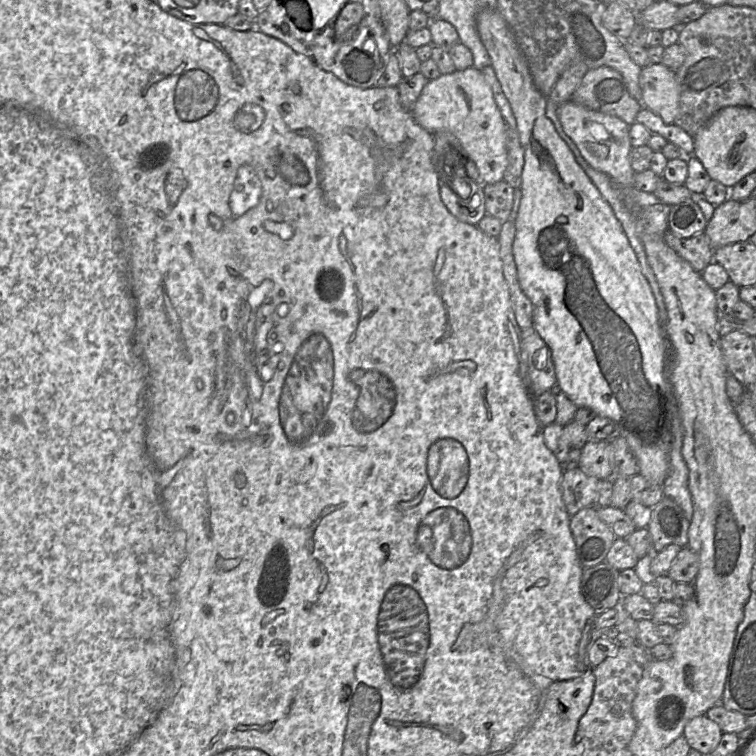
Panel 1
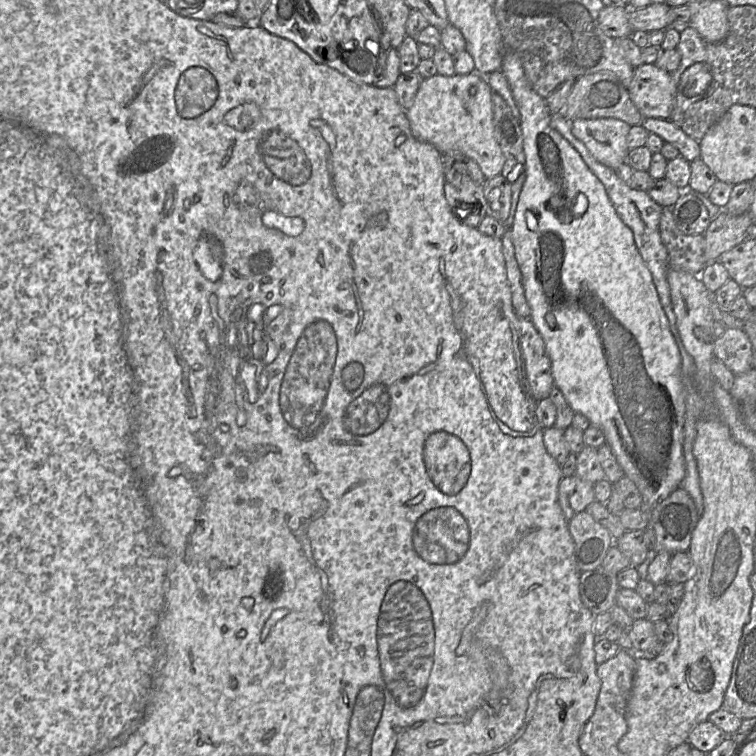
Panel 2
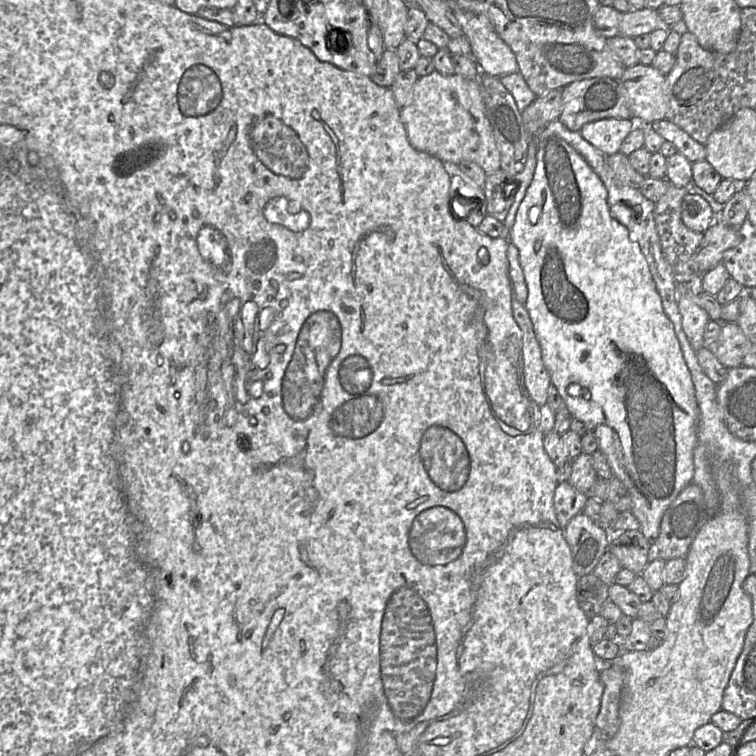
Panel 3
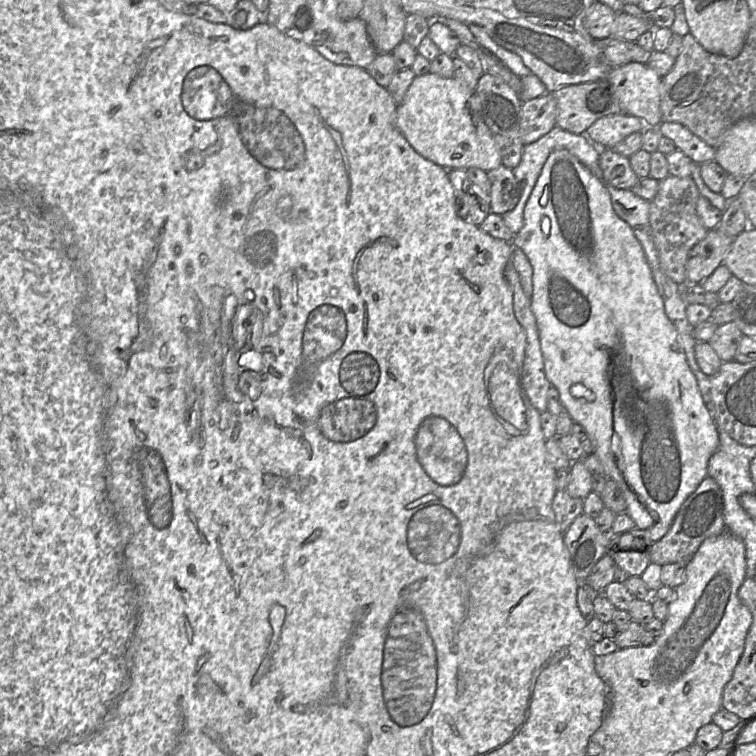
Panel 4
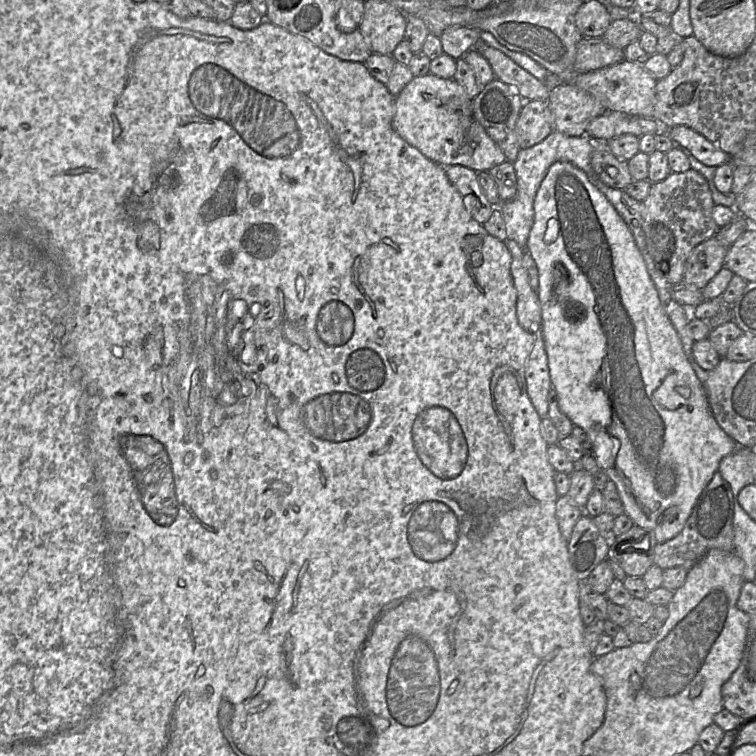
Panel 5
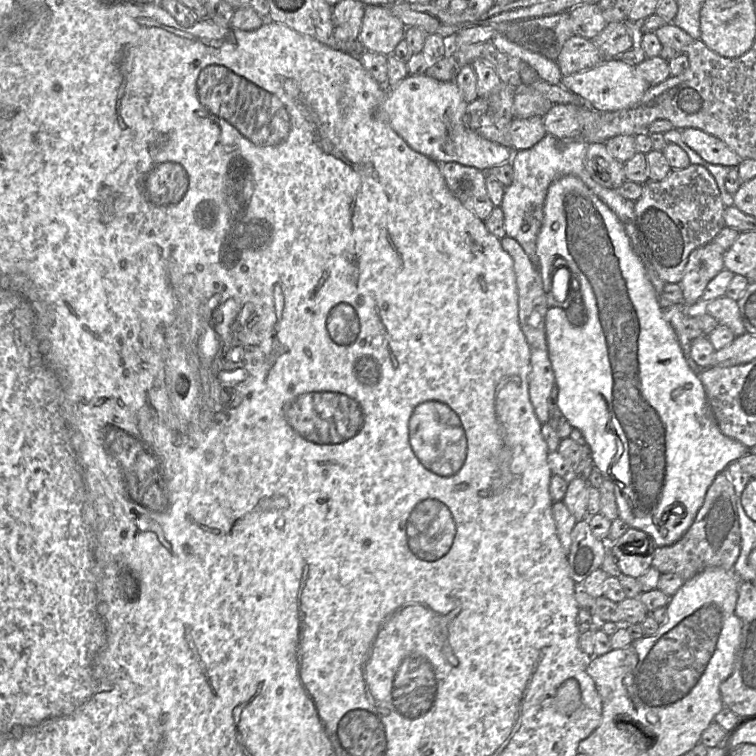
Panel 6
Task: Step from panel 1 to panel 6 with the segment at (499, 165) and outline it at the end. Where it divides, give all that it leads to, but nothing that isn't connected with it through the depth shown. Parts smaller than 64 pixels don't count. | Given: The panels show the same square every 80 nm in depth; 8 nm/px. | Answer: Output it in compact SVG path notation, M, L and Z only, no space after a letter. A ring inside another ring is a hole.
M408 75L395 87L387 88L379 116L416 152L421 153L438 164L456 162L487 172L494 166L511 160L514 150L491 142L466 127L464 115L467 103L453 81L442 82L427 75Z

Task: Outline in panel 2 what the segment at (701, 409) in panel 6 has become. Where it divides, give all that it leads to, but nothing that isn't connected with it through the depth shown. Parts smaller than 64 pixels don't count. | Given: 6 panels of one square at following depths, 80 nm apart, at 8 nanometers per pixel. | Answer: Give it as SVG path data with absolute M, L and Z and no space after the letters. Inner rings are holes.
M506 48L500 71L508 81L514 102L520 114L525 154L525 175L519 202L511 230L515 257L522 275L526 300L531 309L530 320L545 343L552 366L554 385L561 390L565 400L575 413L581 413L590 420L590 425L600 428L607 443L626 477L630 478L642 496L639 507L649 516L649 525L643 530L649 552L654 552L655 533L650 525L650 512L660 501L679 488L685 476L686 465L683 454L684 423L686 415L686 384L683 381L682 358L676 340L671 332L669 320L661 305L652 275L645 265L635 244L633 233L617 215L601 181L591 172L574 147L550 125L551 116L545 99L539 96L526 79L520 58Z

